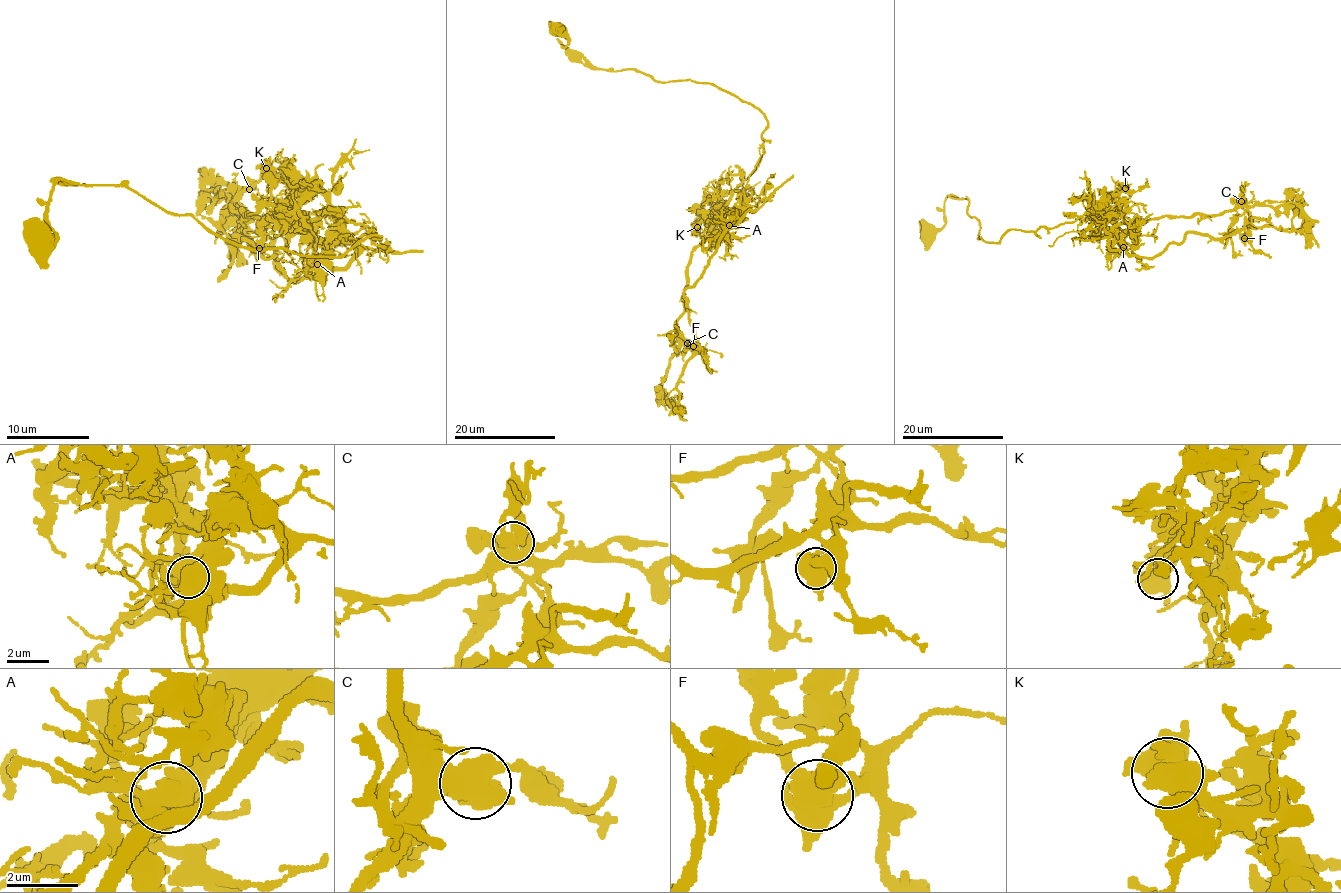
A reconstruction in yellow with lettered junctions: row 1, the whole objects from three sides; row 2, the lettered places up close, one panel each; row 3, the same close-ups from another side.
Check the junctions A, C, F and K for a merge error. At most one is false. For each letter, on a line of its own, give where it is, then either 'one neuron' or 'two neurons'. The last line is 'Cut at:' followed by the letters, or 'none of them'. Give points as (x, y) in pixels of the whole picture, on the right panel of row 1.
A: (1123, 247) | one neuron
C: (1241, 201) | one neuron
F: (1244, 238) | two neurons
K: (1125, 188) | one neuron
Cut at: F

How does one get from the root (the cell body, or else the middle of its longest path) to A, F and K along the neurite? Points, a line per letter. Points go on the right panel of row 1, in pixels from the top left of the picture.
A: (928, 234), (944, 224), (949, 195), (968, 200), (967, 213), (985, 242), (1088, 214), (1111, 220), (1123, 247)
F: (928, 234), (949, 195), (968, 200), (985, 242), (1085, 214), (1141, 257), (1187, 233), (1244, 238)
K: (928, 234), (944, 224), (949, 195), (968, 200), (977, 238), (998, 242), (1012, 229), (1071, 223), (1125, 188)

